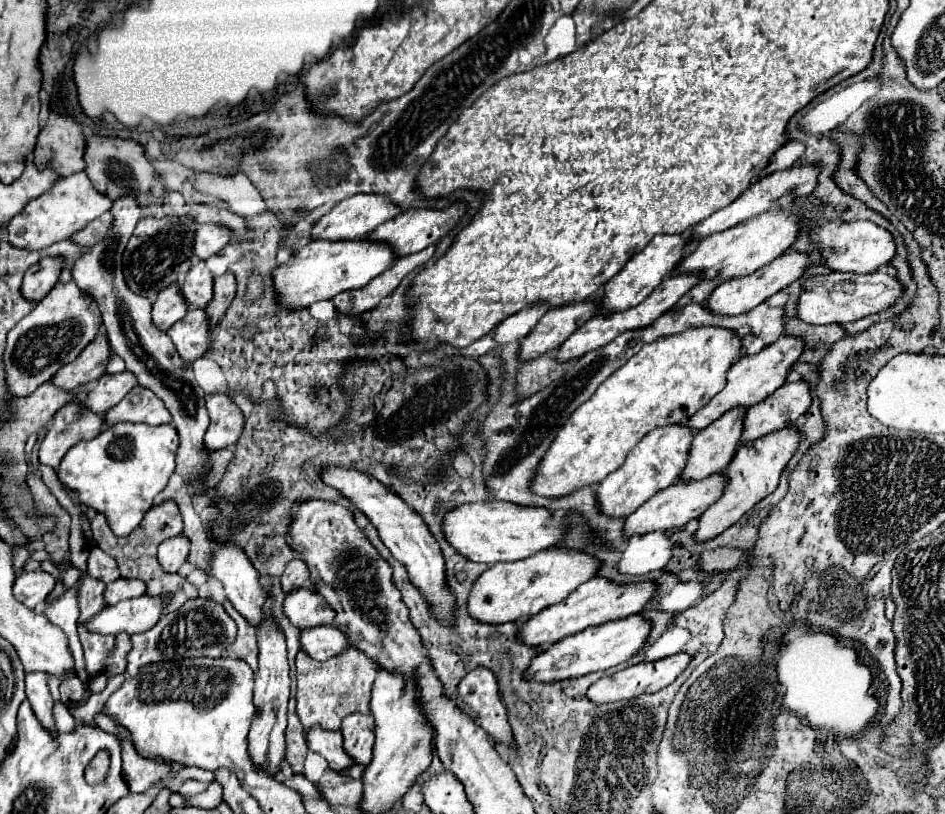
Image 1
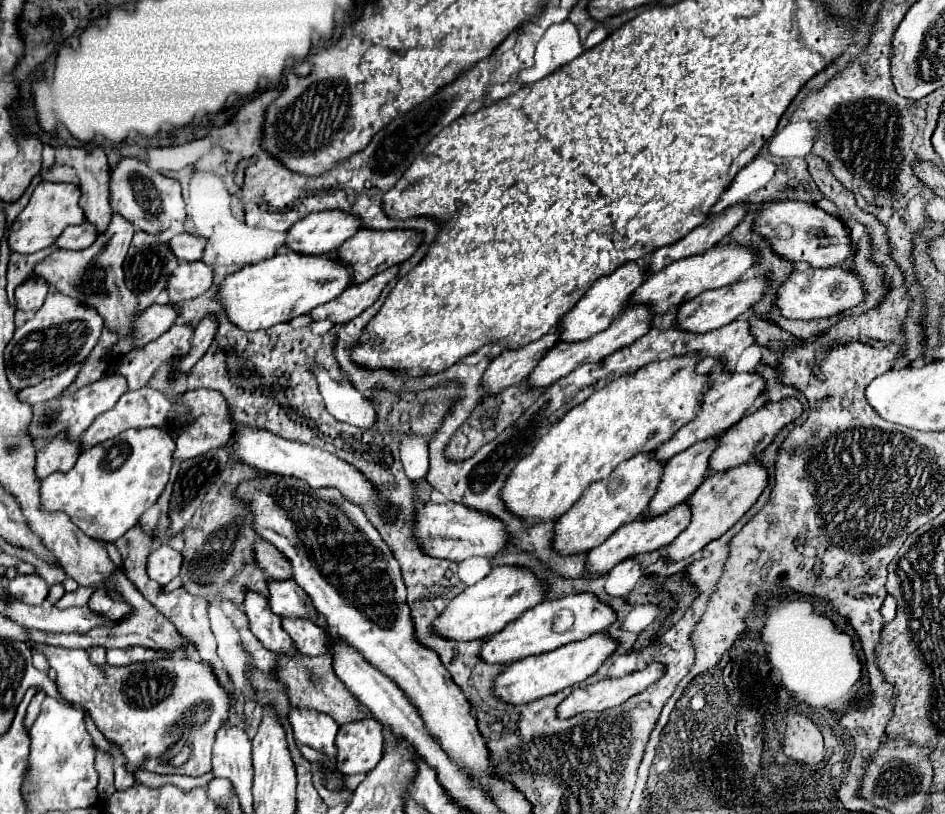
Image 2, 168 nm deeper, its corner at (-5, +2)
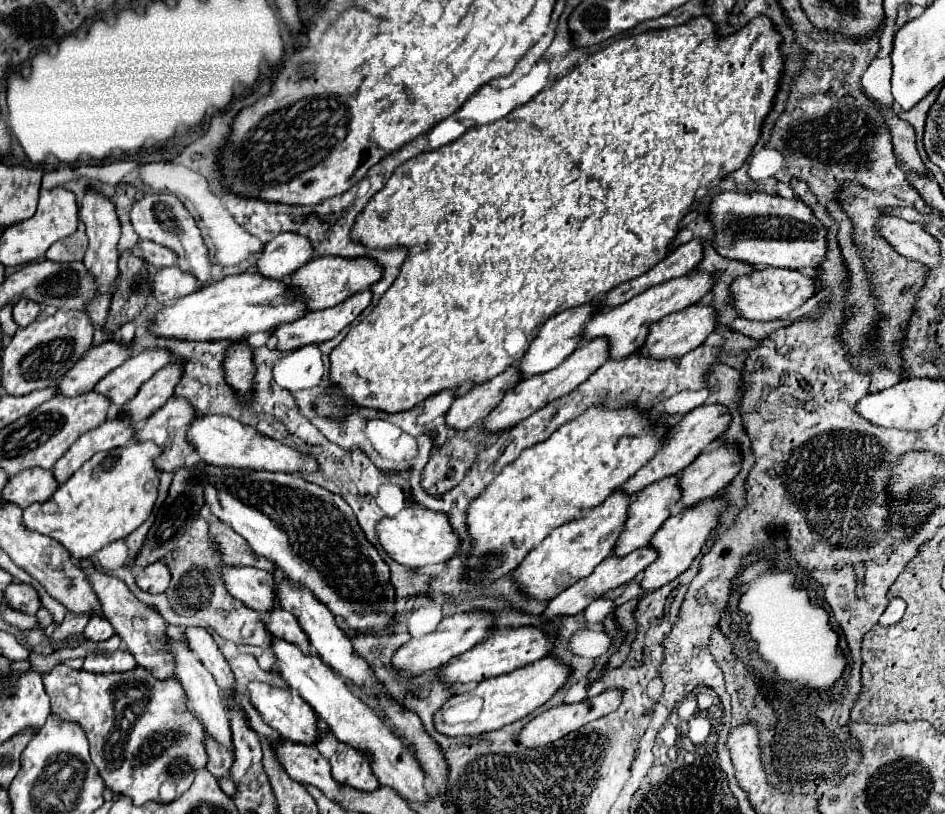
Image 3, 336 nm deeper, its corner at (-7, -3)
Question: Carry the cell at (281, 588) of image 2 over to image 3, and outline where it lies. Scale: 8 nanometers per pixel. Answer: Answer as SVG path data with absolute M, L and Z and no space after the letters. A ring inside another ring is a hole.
M224 567L222 575L232 597L260 613L270 613L276 609L278 599L274 599L274 583L270 583L268 571L256 567Z

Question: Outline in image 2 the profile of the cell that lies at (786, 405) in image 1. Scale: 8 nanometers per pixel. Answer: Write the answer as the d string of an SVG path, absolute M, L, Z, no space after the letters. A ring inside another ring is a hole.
M786 398L778 404L766 404L762 406L758 412L742 418L736 426L728 428L722 436L720 436L720 442L718 446L714 448L710 460L708 460L708 470L710 472L720 472L720 470L730 470L730 468L736 468L740 464L746 464L750 460L754 460L772 440L774 436L790 422L794 422L796 418L800 418L802 414L802 404L796 400L796 398Z

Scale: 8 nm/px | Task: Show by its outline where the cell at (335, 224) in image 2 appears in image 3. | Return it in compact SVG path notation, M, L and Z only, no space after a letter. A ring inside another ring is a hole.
M288 231L266 243L256 267L270 279L286 279L312 259L314 247L310 247L310 239L306 239L306 235L294 235Z

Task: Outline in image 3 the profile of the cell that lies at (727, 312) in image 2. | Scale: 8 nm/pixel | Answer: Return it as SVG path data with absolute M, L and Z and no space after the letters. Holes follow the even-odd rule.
M690 305L678 313L670 313L664 319L650 325L650 335L642 345L642 353L654 359L674 359L696 349L718 327L718 313L710 305Z

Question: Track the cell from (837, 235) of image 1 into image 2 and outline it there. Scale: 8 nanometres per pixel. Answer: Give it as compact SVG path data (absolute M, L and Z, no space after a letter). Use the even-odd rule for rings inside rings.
M768 200L762 204L758 218L754 220L756 232L770 244L772 252L790 262L808 262L812 268L828 268L842 264L854 254L850 232L838 216L816 208L810 202L800 200Z

